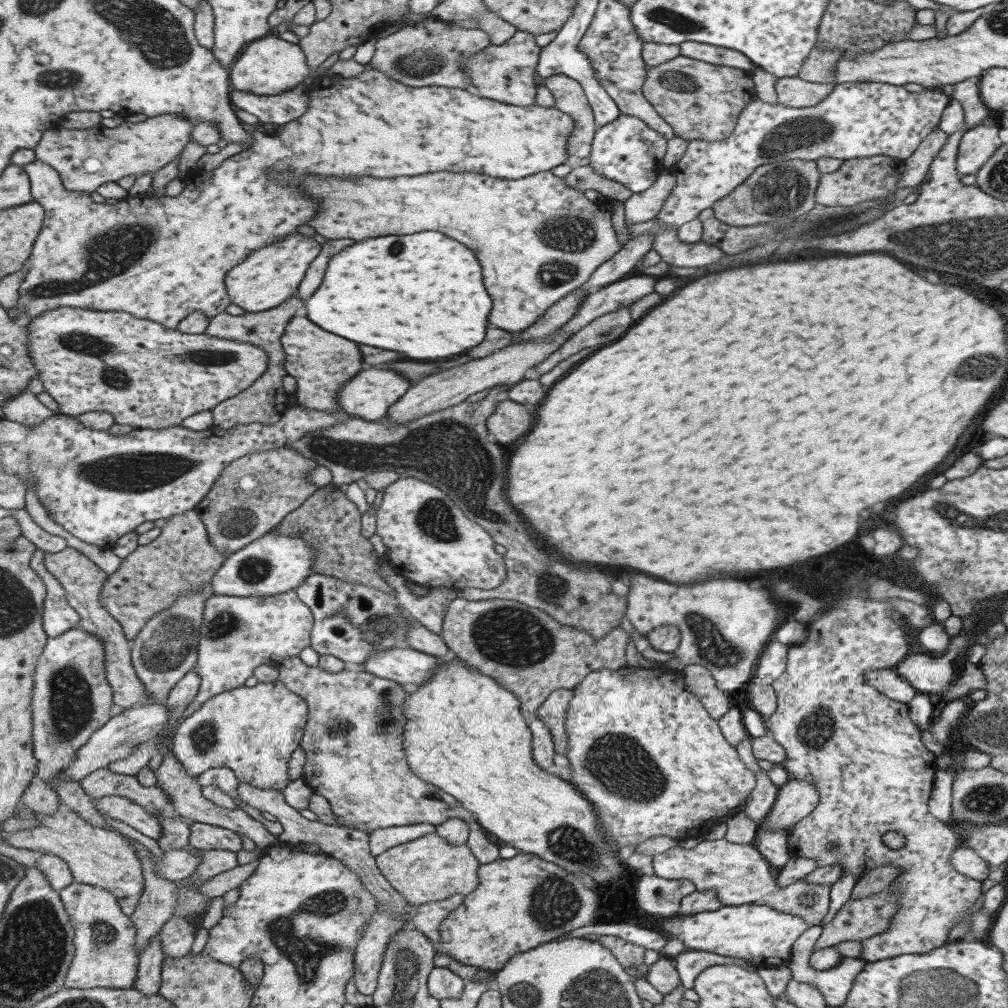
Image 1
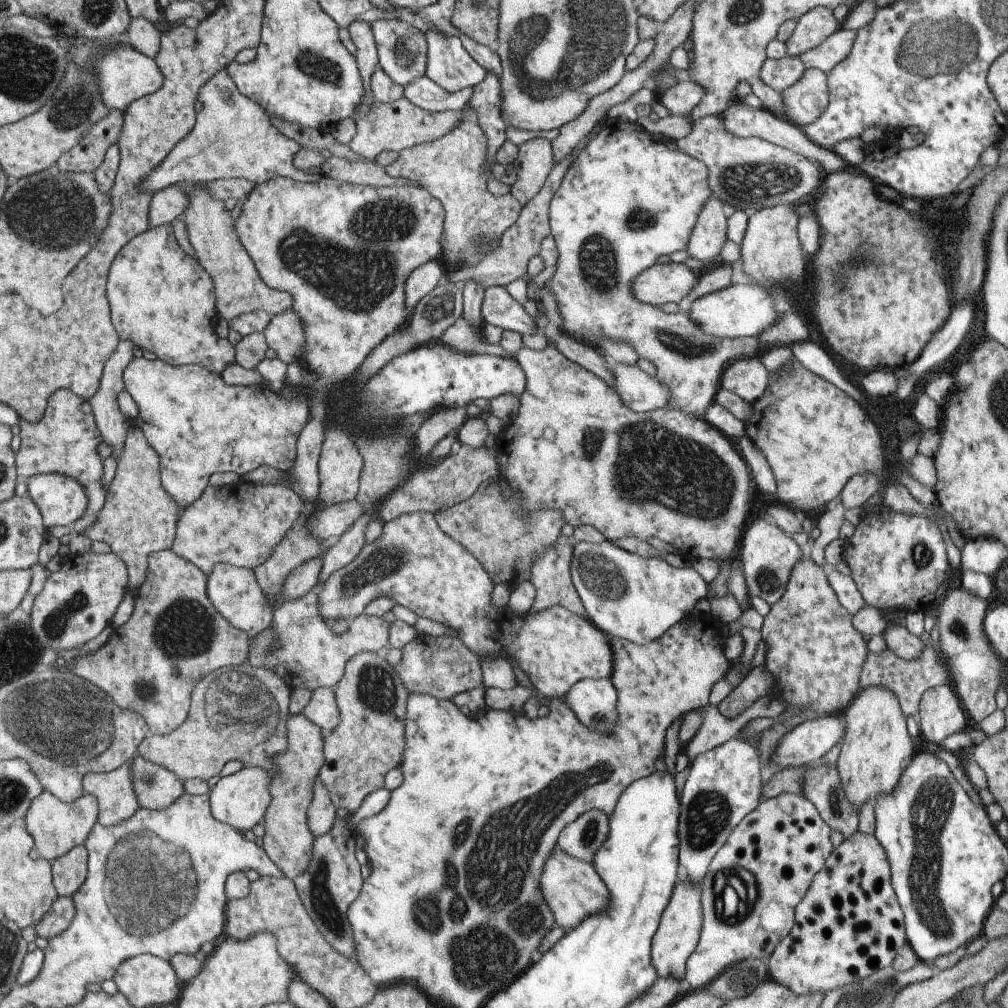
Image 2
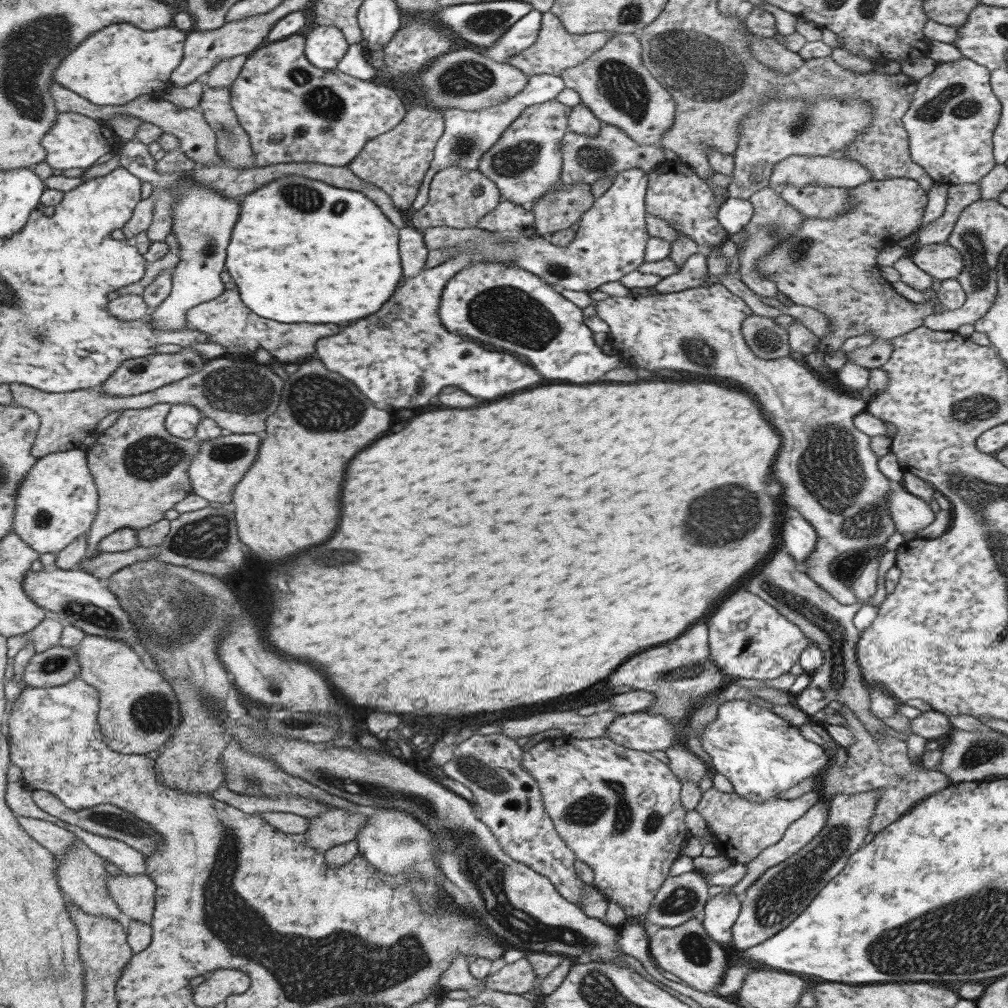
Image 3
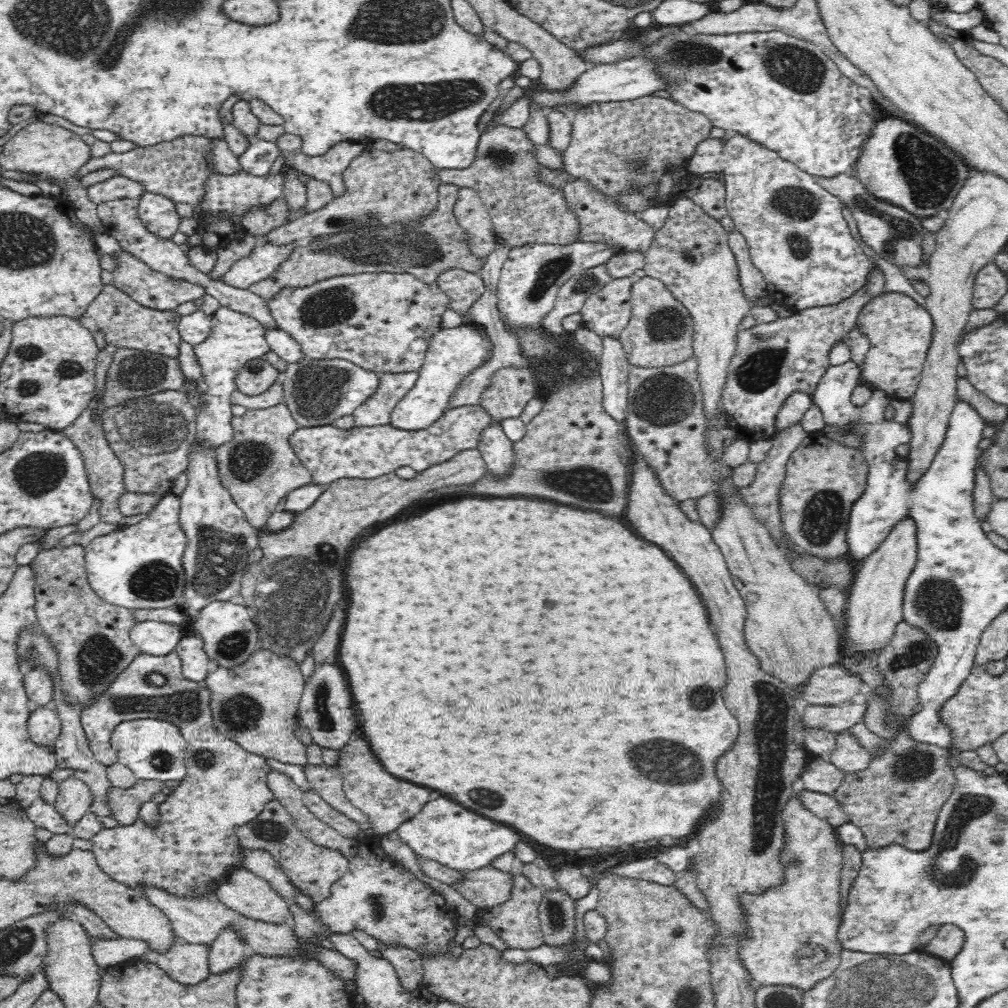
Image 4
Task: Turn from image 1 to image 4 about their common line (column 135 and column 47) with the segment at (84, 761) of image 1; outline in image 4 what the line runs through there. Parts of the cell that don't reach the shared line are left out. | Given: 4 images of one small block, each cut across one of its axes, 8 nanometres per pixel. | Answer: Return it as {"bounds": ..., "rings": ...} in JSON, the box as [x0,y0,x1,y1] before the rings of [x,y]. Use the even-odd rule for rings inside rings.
{"bounds":[27,705,61,750],"rings":[[[51,705],[38,707],[30,711],[27,729],[36,744],[46,745],[54,750],[61,731],[61,720]]]}

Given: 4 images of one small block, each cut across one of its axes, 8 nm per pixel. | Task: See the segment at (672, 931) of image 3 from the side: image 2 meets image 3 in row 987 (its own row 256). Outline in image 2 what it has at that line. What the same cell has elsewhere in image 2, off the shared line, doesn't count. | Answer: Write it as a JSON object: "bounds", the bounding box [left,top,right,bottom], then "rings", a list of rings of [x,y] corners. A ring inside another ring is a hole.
{"bounds":[687,195,726,267],"rings":[[[712,195],[705,200],[687,242],[687,254],[708,267],[717,263],[717,256],[726,240],[726,218],[722,202]]]}

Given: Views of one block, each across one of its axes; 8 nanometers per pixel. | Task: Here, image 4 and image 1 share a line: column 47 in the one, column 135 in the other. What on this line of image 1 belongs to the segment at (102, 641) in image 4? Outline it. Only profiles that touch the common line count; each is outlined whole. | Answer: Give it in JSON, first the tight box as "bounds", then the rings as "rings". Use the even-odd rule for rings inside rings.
{"bounds":[99,510,227,642],"rings":[[[195,510],[171,516],[160,528],[160,534],[146,546],[137,546],[99,590],[99,603],[121,626],[123,637],[132,642],[155,613],[173,605],[181,593],[201,591],[210,582],[227,555],[217,553],[208,544],[205,527]]]}

